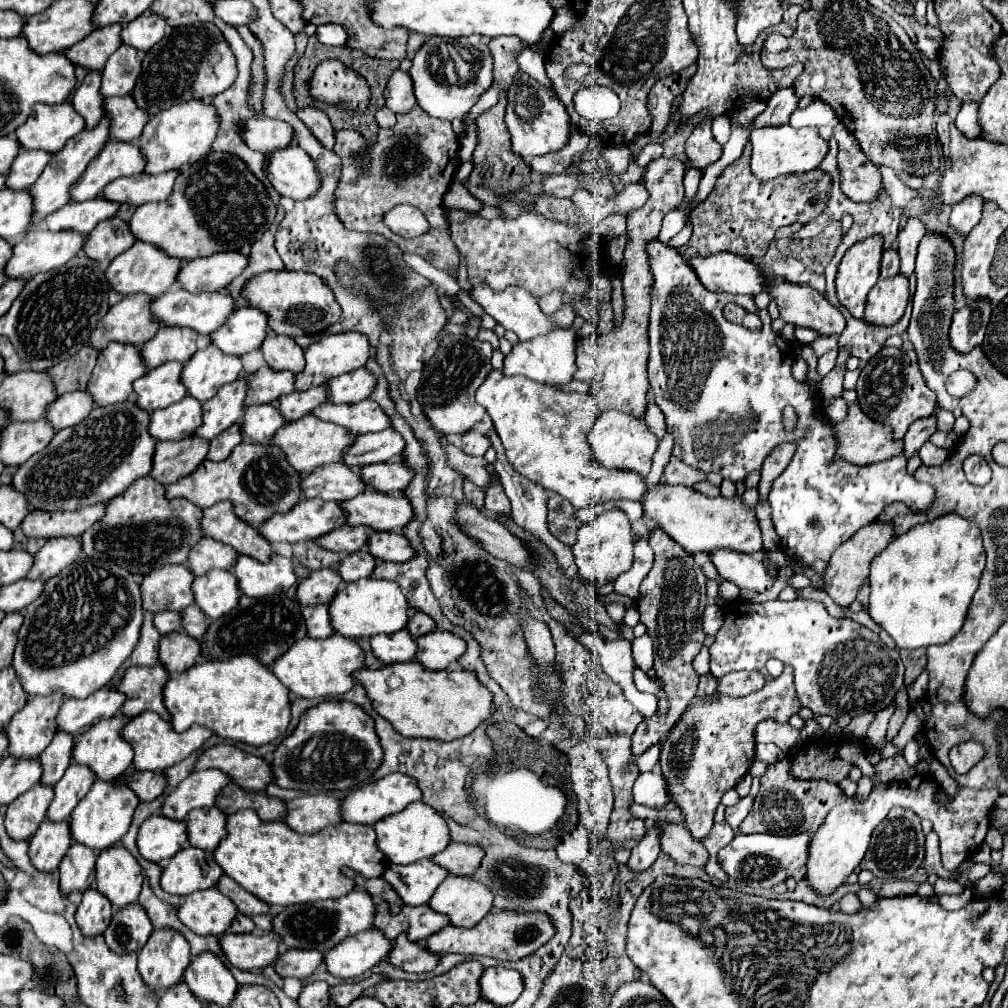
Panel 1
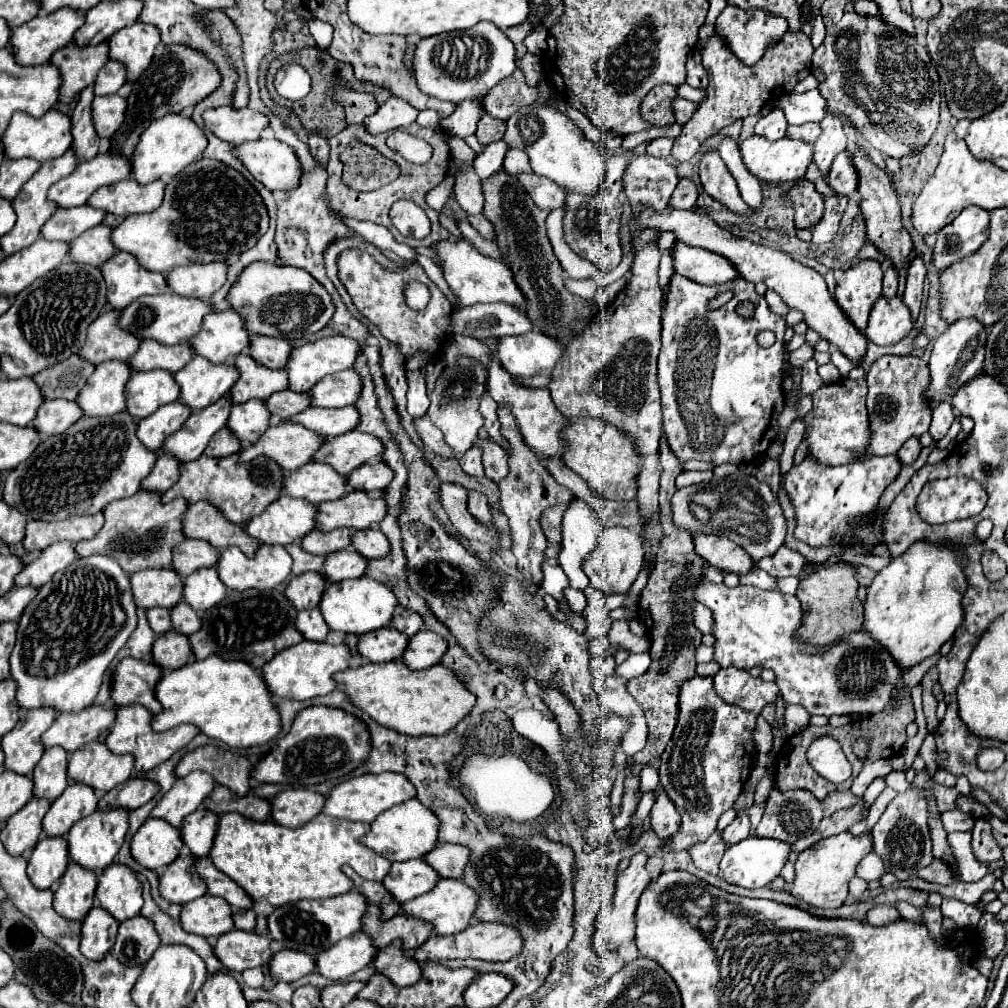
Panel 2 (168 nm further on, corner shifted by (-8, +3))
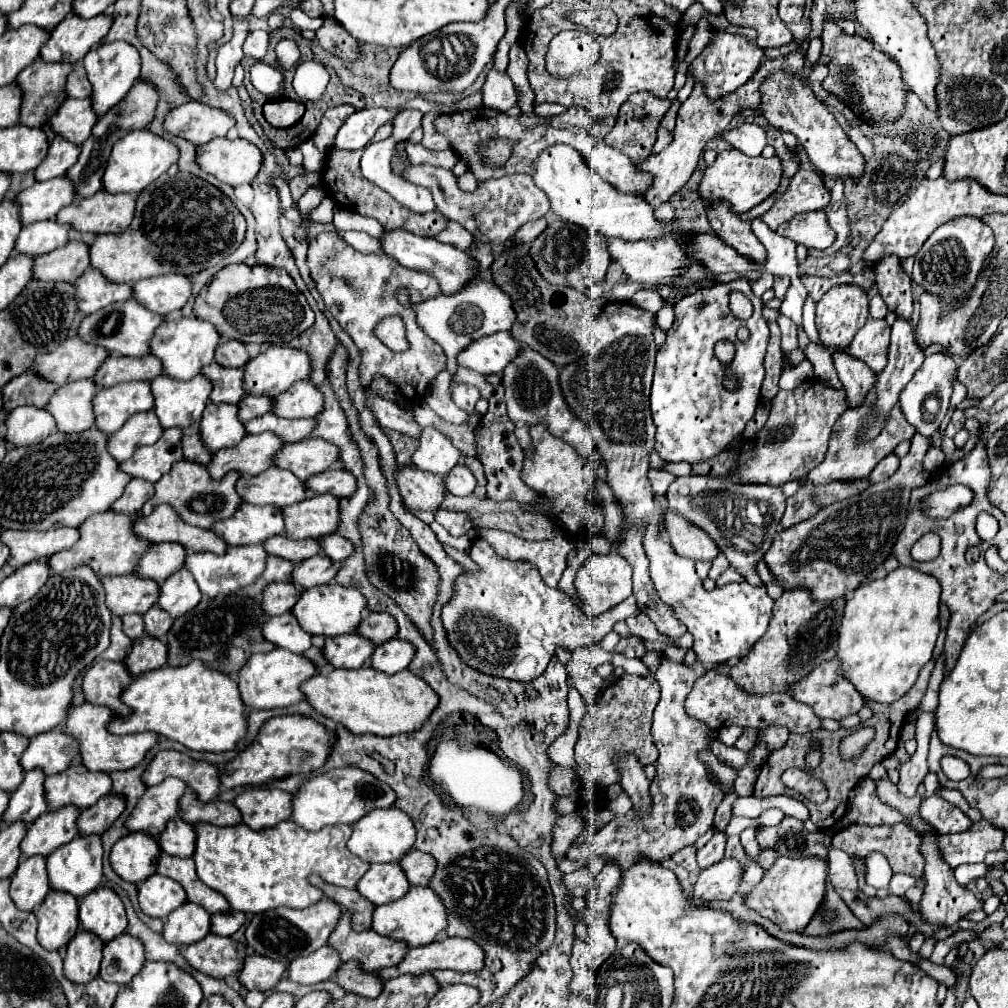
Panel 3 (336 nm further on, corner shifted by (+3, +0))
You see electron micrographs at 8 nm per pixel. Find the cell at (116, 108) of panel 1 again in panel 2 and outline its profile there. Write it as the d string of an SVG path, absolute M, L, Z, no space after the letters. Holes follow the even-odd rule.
M104 95L92 99L92 123L98 133L98 137L112 137L112 131L120 127L120 121L124 121L126 111L126 99L120 95Z

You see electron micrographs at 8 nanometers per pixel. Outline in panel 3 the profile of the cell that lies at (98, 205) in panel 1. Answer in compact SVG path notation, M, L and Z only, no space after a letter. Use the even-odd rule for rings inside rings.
M57 220L49 222L33 222L33 226L23 226L15 250L21 254L47 254L55 248L61 248L67 244L69 226L59 226Z

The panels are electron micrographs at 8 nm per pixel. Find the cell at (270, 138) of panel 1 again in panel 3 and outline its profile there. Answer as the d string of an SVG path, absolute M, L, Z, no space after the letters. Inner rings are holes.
M201 102L181 104L165 118L165 128L181 138L191 140L195 146L207 144L217 136L227 136L235 128L235 118Z

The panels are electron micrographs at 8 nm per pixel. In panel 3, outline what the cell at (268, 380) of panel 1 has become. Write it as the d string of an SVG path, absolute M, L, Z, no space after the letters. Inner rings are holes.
M211 362L201 372L213 382L213 392L209 396L211 402L239 404L241 398L245 396L243 368L225 368L225 366L219 366L217 362Z

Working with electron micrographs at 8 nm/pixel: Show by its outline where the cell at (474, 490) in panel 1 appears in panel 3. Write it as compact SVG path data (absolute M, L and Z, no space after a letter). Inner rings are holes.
M439 510L435 514L435 520L451 534L451 536L461 536L473 528L469 518L465 518L465 512L457 510Z

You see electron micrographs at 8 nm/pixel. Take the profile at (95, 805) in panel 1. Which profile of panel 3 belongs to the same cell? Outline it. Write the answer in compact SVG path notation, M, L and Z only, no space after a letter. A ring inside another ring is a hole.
M89 834L89 838L73 838L73 842L67 842L61 846L61 850L55 850L47 858L47 872L49 882L53 890L65 890L77 898L89 894L101 884L101 862L103 862L103 846L99 834Z

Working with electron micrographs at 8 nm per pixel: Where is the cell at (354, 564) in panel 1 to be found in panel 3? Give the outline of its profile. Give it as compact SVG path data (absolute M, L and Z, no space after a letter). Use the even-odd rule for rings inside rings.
M325 554L313 556L313 558L307 558L295 566L291 582L295 582L301 588L329 584L337 576L337 570L339 570L337 564L329 562L329 558L325 558Z

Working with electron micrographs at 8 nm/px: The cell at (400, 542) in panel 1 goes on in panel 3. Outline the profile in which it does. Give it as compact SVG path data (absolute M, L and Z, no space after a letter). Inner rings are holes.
M329 534L319 538L319 544L323 546L325 554L333 560L333 562L343 562L345 558L349 558L349 554L353 554L353 544L351 540L343 538L341 534Z

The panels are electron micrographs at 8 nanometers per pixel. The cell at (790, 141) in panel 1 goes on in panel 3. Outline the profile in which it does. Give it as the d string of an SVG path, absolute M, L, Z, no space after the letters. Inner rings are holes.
M729 148L729 150L719 152L713 166L705 170L705 176L699 184L699 194L705 200L705 204L711 204L713 200L719 200L719 198L729 200L733 204L733 210L743 214L751 210L753 206L761 204L779 188L781 174L783 174L783 164L779 156L749 158L747 154L741 154L739 150Z

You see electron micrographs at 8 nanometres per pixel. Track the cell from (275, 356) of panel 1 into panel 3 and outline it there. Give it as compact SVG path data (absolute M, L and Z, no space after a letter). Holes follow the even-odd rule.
M223 340L217 346L217 352L215 354L217 354L215 356L215 362L221 364L221 366L227 366L227 368L243 368L245 362L251 358L247 354L245 344L233 342L233 340Z

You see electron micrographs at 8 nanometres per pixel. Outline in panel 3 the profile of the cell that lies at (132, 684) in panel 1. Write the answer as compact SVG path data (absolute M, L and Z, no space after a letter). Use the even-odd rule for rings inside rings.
M111 660L95 662L83 676L85 700L91 704L107 706L117 716L129 716L133 710L129 710L121 702L121 690L129 686L131 680L133 676L129 676L129 670L123 662L111 662Z

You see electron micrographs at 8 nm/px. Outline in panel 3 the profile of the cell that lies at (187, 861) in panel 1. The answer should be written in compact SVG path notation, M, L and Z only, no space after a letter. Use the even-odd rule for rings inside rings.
M153 874L139 884L139 904L147 916L165 918L171 910L185 902L187 898L181 884L165 878L163 874Z

